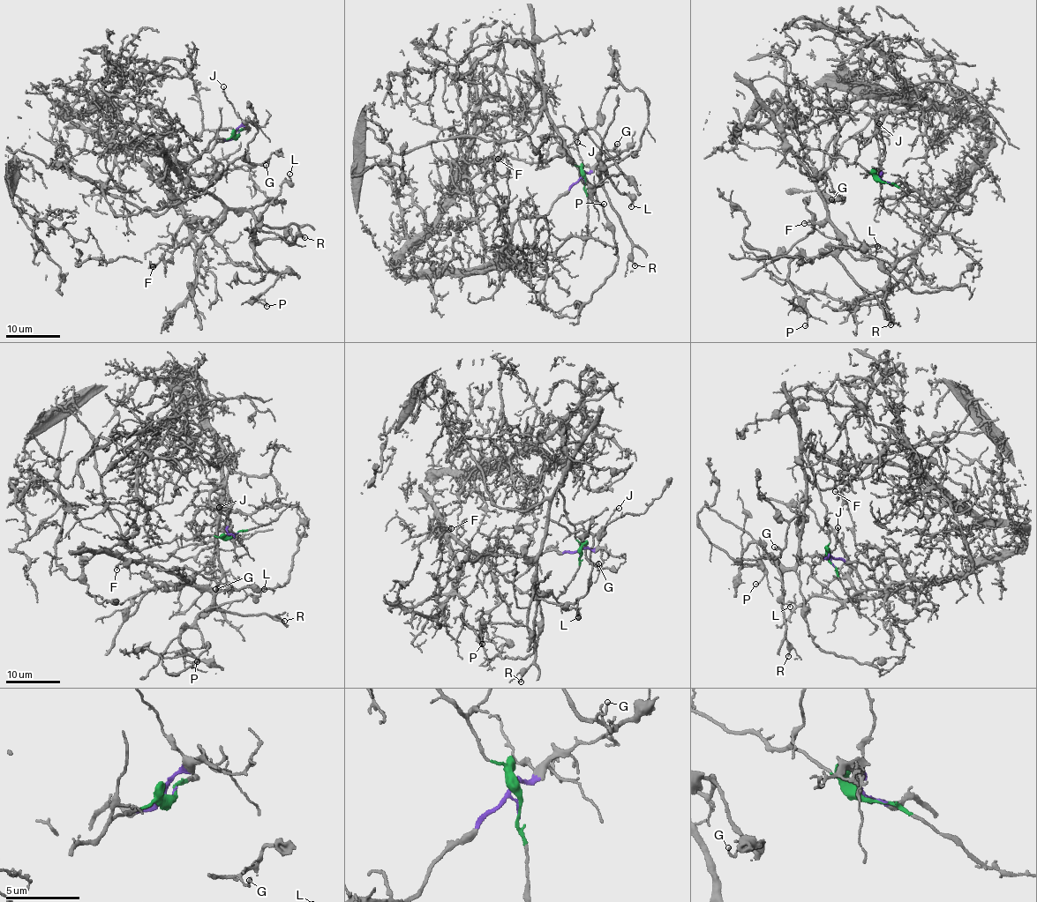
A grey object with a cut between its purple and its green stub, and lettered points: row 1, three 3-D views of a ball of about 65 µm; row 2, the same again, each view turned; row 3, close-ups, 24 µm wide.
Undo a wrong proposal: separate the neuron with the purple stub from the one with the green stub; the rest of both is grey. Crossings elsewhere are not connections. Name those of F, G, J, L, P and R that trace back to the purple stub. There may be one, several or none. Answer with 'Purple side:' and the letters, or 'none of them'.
Purple side: F, J

